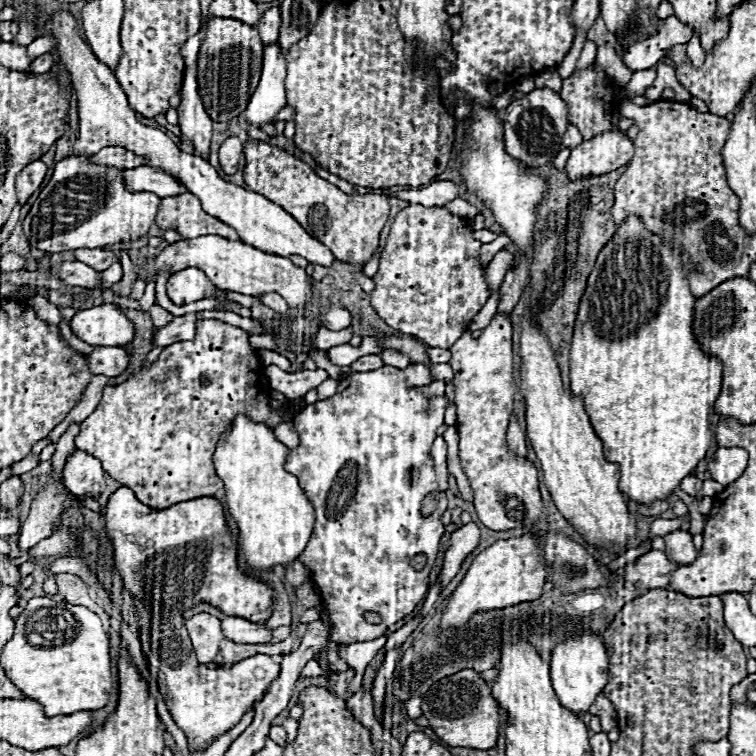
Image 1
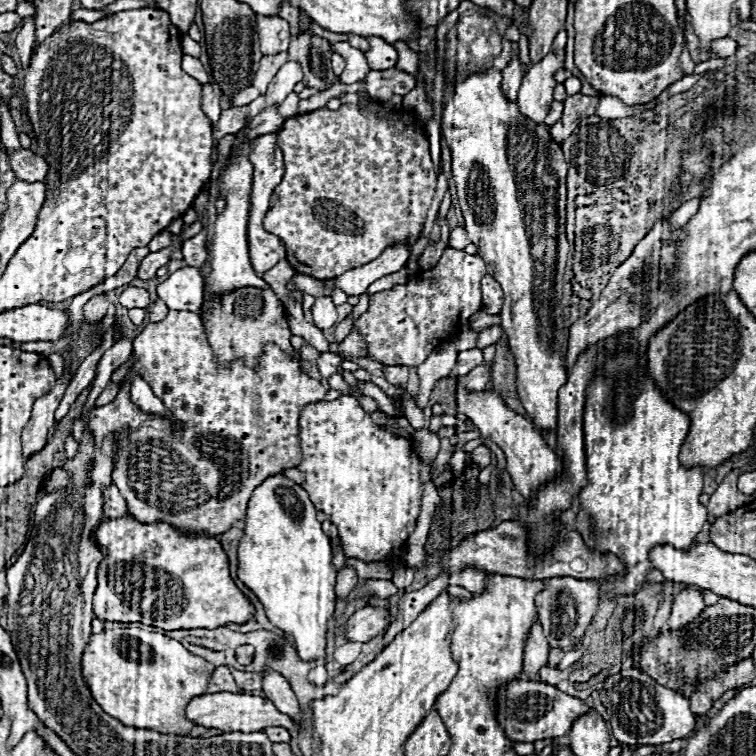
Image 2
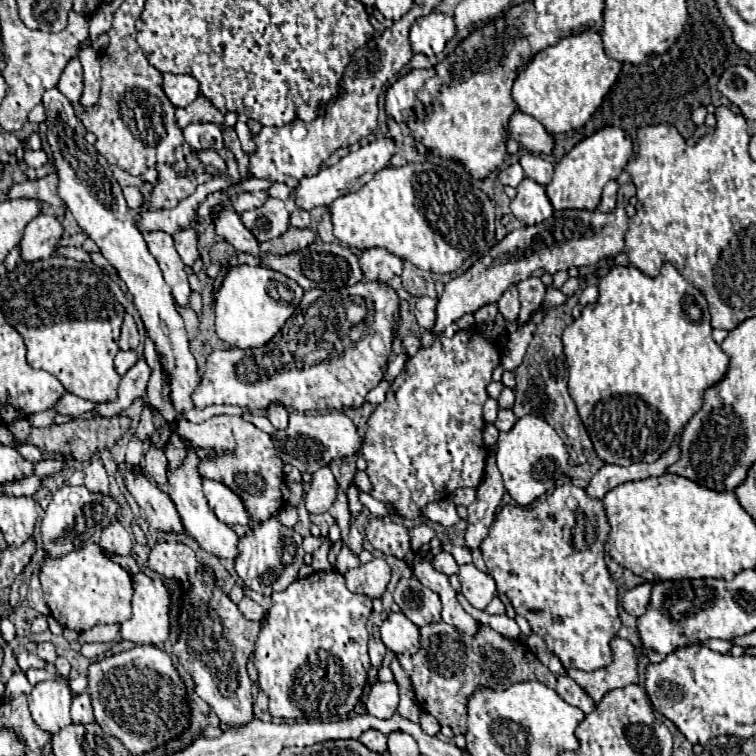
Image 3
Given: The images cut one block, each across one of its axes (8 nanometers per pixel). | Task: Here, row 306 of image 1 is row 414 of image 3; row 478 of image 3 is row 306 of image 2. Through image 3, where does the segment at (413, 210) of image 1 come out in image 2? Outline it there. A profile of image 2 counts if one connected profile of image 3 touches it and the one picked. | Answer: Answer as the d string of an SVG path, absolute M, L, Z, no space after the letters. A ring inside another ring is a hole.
M448 248L428 272L422 272L408 284L372 294L370 308L356 322L356 332L360 332L368 348L368 358L384 366L422 364L436 346L454 336L468 324L472 314L482 310L480 280L484 276L486 264L480 256Z

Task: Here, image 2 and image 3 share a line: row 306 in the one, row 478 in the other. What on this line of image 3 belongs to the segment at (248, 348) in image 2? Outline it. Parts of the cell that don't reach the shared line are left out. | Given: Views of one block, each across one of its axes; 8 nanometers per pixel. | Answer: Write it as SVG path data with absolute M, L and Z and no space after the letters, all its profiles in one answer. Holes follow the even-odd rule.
M228 414L212 416L202 424L184 420L178 424L178 432L196 446L216 448L216 456L200 464L198 472L202 478L218 480L226 484L232 492L236 492L240 500L244 500L244 506L248 508L248 514L252 516L254 524L278 516L280 508L284 506L284 498L282 498L284 462L276 456L272 438L266 432L246 422L242 416L228 416Z

